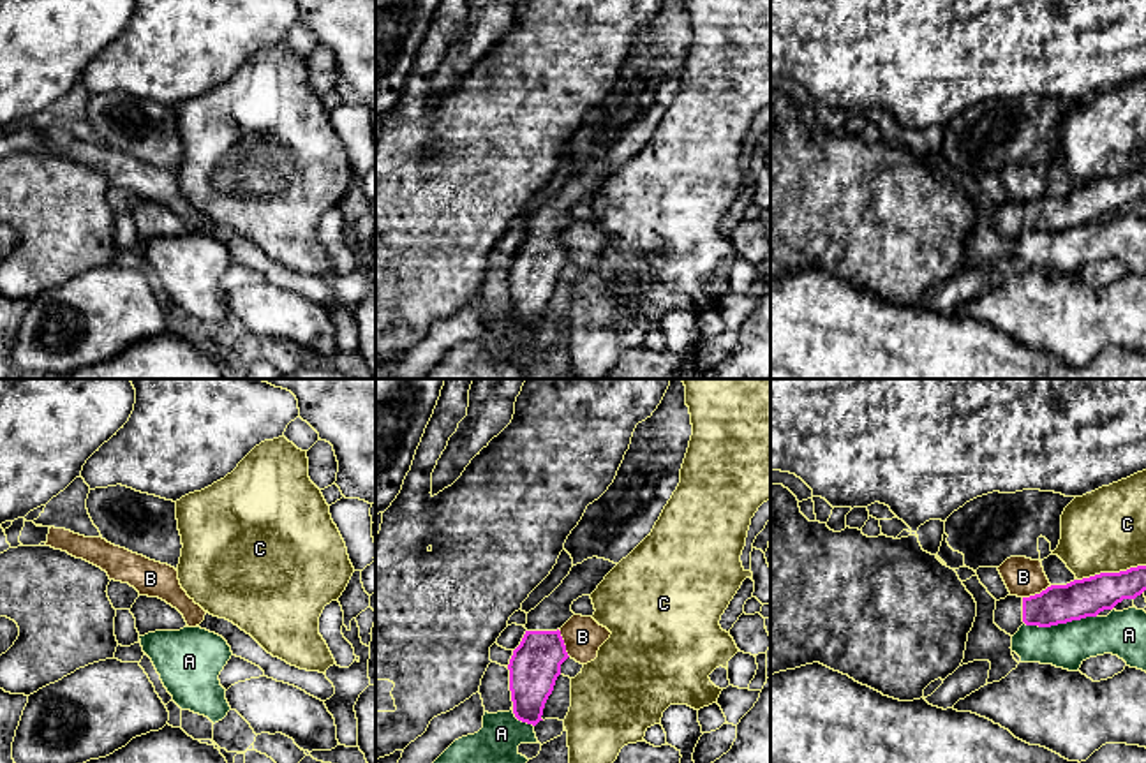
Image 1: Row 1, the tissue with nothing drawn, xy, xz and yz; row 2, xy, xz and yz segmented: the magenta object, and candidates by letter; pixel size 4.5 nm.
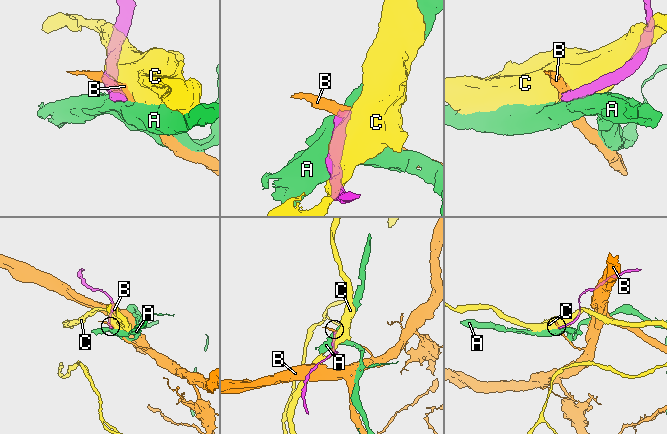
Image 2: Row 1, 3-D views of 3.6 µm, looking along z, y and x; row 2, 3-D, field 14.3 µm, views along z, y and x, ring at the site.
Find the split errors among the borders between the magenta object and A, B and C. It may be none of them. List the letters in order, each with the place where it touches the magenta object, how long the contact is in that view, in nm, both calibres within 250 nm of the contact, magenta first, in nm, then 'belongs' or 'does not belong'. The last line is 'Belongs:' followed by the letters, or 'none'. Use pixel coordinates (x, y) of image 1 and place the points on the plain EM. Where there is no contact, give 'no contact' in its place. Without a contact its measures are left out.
A: contact yz (1060, 228); length 340 nm; calibres 180 and 200 nm; does not belong
B: contact yz (1037, 200); length 150 nm; calibres 180 and 180 nm; does not belong
C: contact yz (1111, 178); length 320 nm; calibres 180 and 380 nm; does not belong
Belongs: none

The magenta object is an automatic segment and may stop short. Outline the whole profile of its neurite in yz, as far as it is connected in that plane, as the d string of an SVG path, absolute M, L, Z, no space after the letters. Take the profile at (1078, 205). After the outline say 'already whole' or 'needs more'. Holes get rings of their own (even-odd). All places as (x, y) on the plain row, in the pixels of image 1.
M1146 171L1100 178L1067 190L1051 190L1030 203L1007 201L996 206L994 229L1014 241L1023 229L1051 233L1097 222L1123 204L1135 204L1144 196Z; needs more

